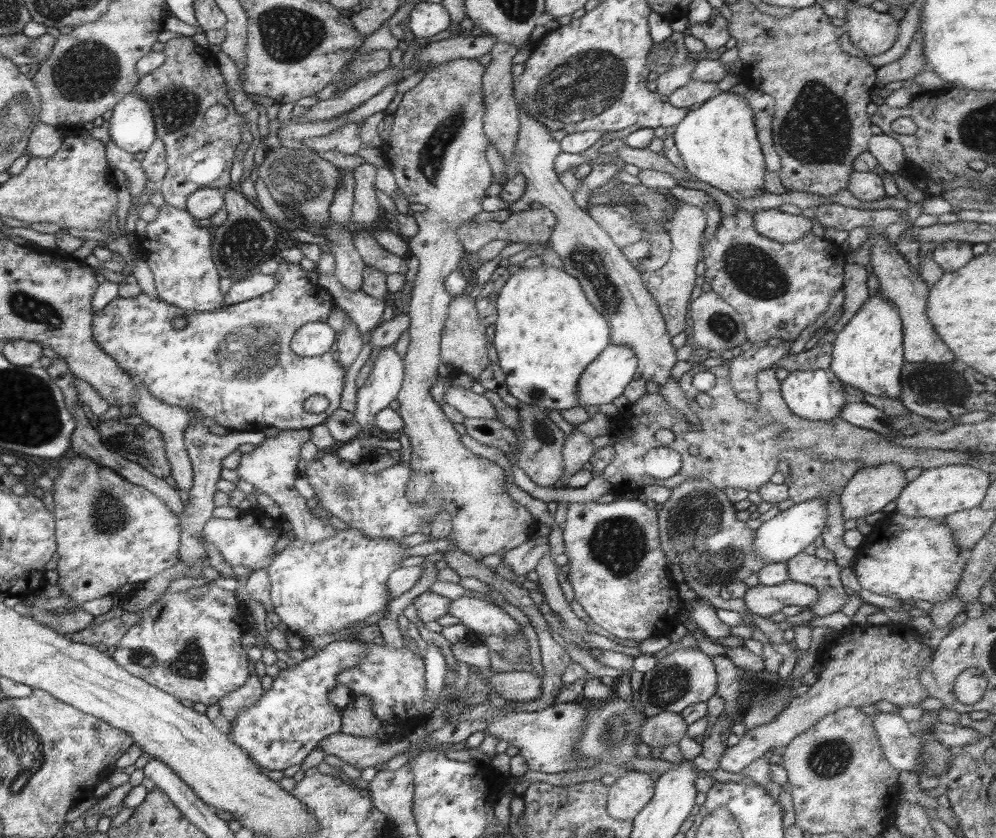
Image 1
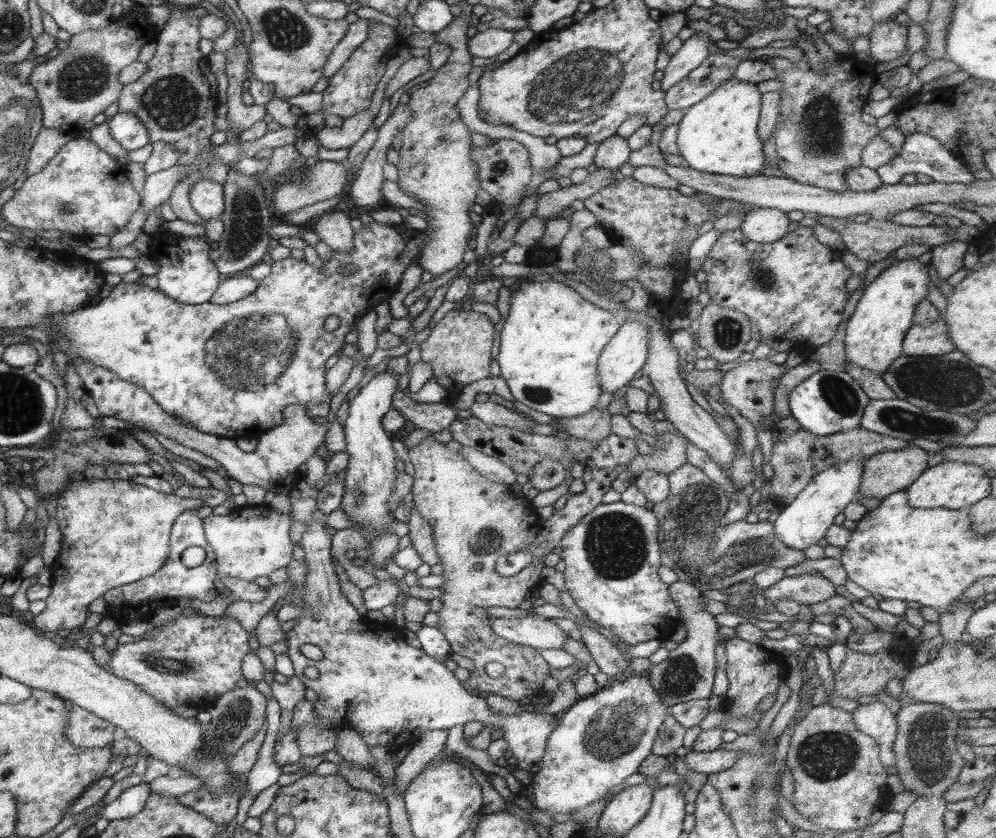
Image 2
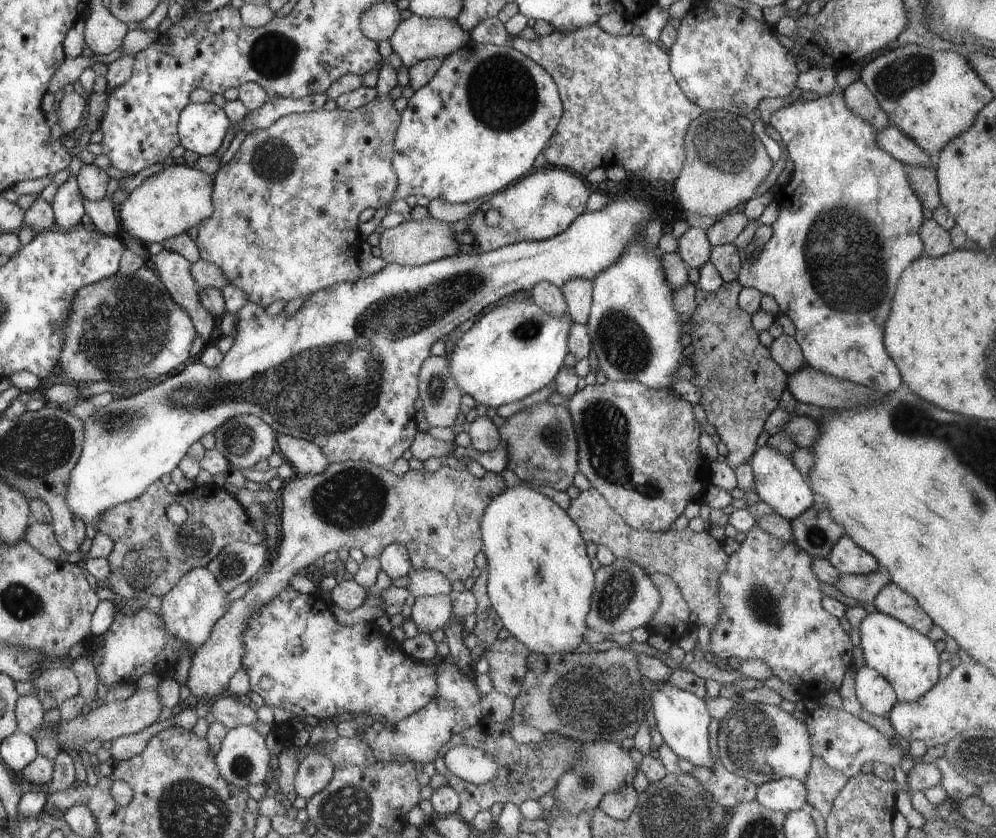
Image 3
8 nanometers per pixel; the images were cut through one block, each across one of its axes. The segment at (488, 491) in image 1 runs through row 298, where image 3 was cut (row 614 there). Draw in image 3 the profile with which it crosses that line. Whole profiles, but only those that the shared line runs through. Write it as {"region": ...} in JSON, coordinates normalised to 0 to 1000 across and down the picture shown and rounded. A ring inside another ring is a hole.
{"region":[[[421,711],[415,723],[409,728],[409,735],[419,747],[421,757],[433,757],[439,749],[447,749],[455,735],[453,714],[451,711]]]}

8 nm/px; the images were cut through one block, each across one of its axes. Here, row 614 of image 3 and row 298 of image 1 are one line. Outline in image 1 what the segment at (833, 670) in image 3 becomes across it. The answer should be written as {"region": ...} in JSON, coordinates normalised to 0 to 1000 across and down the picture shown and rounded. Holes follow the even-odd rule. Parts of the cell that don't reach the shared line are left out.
{"region":[[[740,251],[740,255],[724,258],[718,282],[706,296],[706,313],[702,325],[708,329],[708,337],[714,341],[722,356],[726,356],[732,365],[736,365],[744,375],[744,384],[748,387],[750,408],[758,411],[772,403],[784,403],[786,408],[798,408],[806,391],[820,384],[824,375],[830,372],[832,358],[846,344],[846,317],[848,317],[850,301],[844,291],[834,286],[826,286],[818,282],[818,277],[808,279],[804,286],[784,291],[776,289],[774,284],[764,282],[756,272],[756,255]]]}

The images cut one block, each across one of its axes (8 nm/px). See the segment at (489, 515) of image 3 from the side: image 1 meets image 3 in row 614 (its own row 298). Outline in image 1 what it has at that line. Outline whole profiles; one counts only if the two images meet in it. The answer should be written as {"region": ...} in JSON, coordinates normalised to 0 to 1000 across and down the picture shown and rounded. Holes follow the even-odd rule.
{"region":[[[543,315],[539,320],[523,320],[517,325],[499,353],[499,382],[495,413],[499,418],[499,437],[507,449],[509,468],[523,482],[543,489],[573,489],[579,487],[577,458],[585,442],[613,411],[613,391],[609,379],[587,356],[579,332],[571,329],[565,320]]]}

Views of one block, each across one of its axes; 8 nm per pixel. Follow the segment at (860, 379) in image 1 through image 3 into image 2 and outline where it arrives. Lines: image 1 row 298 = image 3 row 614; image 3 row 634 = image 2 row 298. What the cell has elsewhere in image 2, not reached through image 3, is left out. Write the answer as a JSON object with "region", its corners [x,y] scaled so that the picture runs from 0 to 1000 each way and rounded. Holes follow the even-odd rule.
{"region":[[[907,310],[885,325],[868,346],[860,360],[856,377],[848,391],[848,432],[885,449],[899,427],[907,422],[907,403],[917,387],[921,363],[931,356],[931,315],[919,310]]]}

